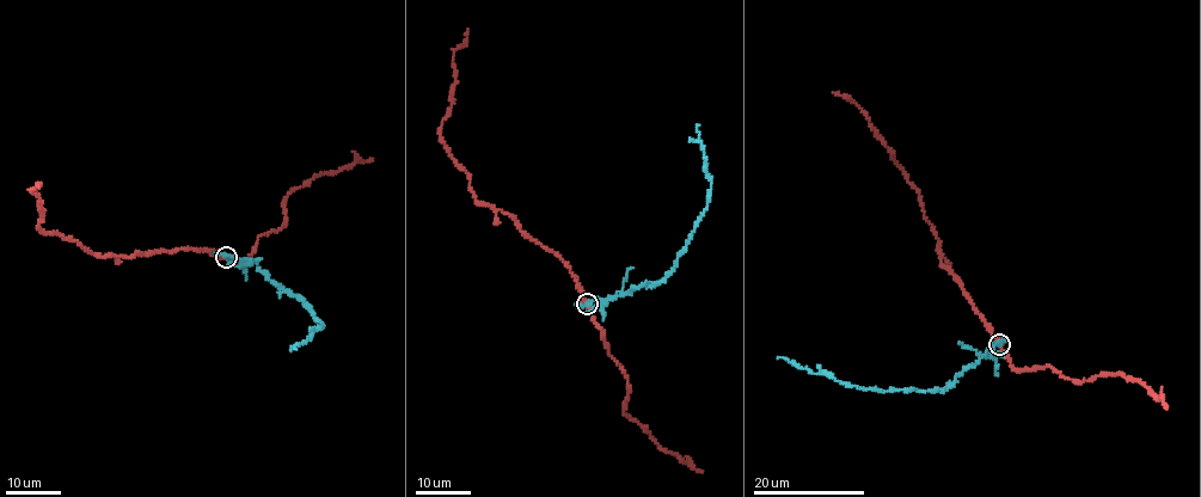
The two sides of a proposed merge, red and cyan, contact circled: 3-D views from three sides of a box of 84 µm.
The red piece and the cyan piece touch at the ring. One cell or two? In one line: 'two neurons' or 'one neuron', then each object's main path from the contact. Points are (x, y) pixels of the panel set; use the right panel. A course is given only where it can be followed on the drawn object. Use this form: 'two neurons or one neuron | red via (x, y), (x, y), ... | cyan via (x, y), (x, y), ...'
two neurons | red via (999, 344), (960, 282), (942, 263), (920, 198), (890, 148), (861, 109), (832, 92) | cyan via (999, 344), (992, 344), (991, 350), (948, 388), (925, 391), (856, 387), (777, 357)

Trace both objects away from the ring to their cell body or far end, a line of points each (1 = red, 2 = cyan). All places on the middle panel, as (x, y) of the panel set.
1: (587, 305), (563, 261), (508, 214), (479, 204), (441, 140), (454, 51), (469, 28)
2: (587, 305), (657, 284), (674, 265), (708, 206), (710, 183), (698, 123)

